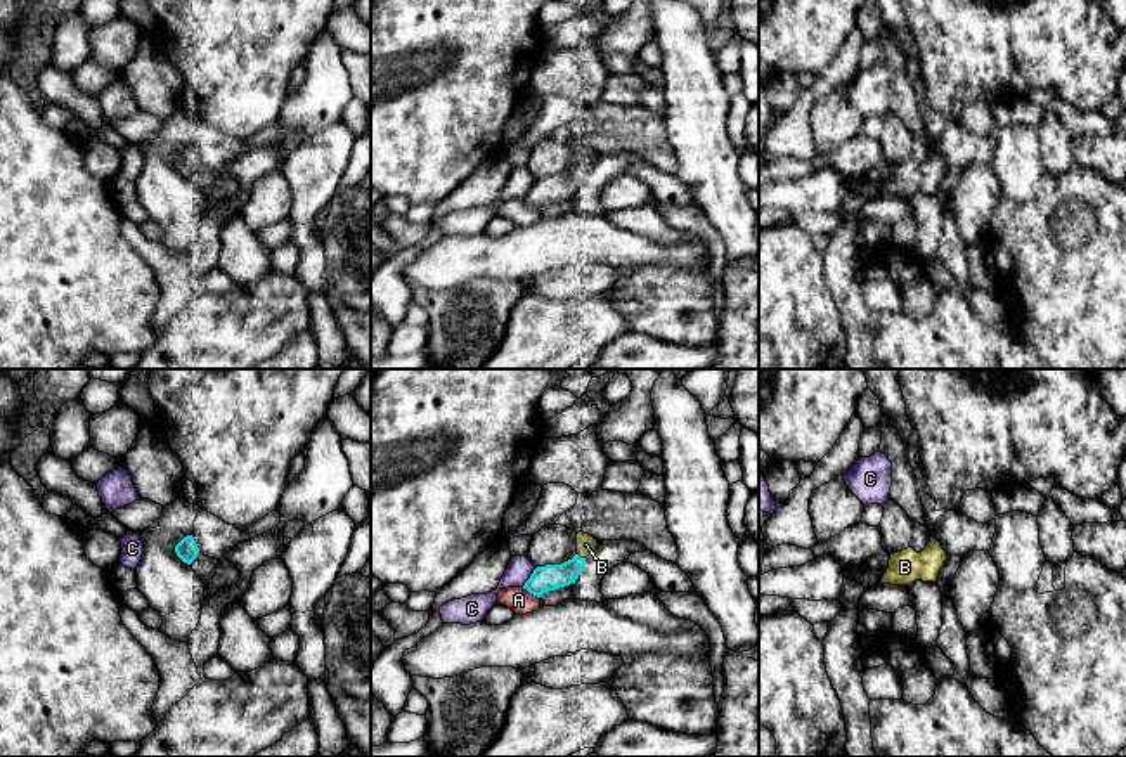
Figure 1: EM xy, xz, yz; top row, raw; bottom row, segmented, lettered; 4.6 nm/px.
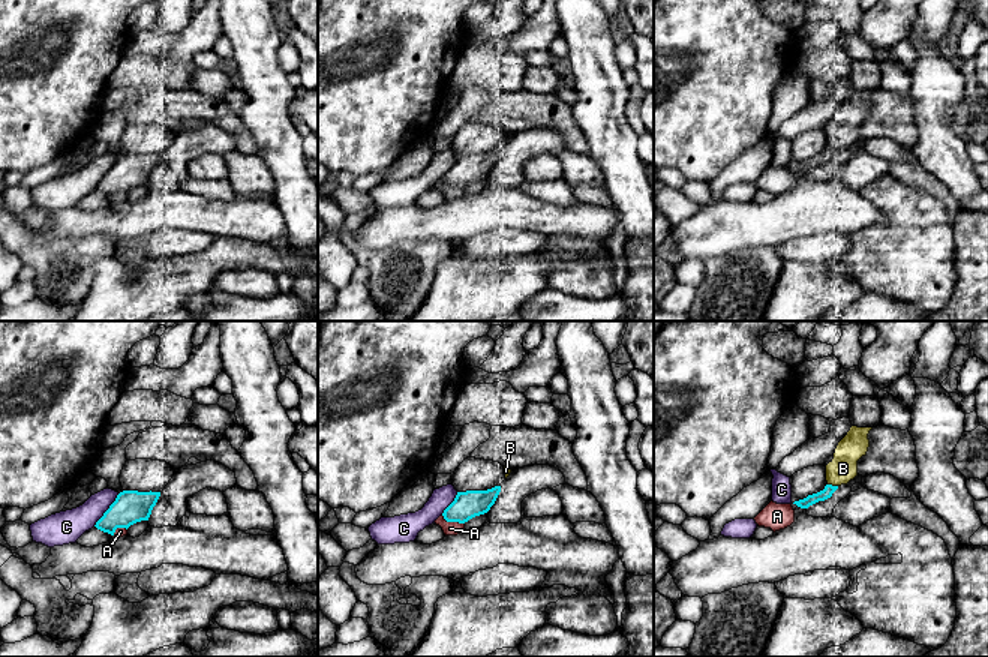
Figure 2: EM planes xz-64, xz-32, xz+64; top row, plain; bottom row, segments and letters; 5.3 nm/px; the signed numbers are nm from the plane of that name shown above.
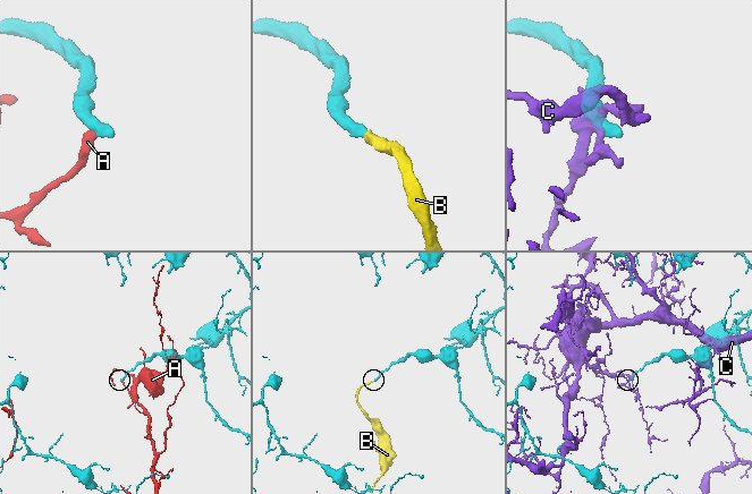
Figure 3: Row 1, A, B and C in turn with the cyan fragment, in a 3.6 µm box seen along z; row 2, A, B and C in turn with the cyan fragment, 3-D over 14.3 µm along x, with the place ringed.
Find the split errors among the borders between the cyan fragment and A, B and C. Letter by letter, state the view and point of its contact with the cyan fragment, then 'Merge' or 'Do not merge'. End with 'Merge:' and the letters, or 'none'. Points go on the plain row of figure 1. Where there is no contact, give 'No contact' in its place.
A: Touches cyan at xz (530, 205). Do not merge
B: Touches cyan at xz (579, 168). Merge
C: Touches cyan at xz (530, 189). Do not merge
Merge: B

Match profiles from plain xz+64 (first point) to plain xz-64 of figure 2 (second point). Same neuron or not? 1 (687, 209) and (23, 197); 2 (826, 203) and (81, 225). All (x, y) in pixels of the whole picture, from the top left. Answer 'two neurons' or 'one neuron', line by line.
1: one neuron
2: one neuron

